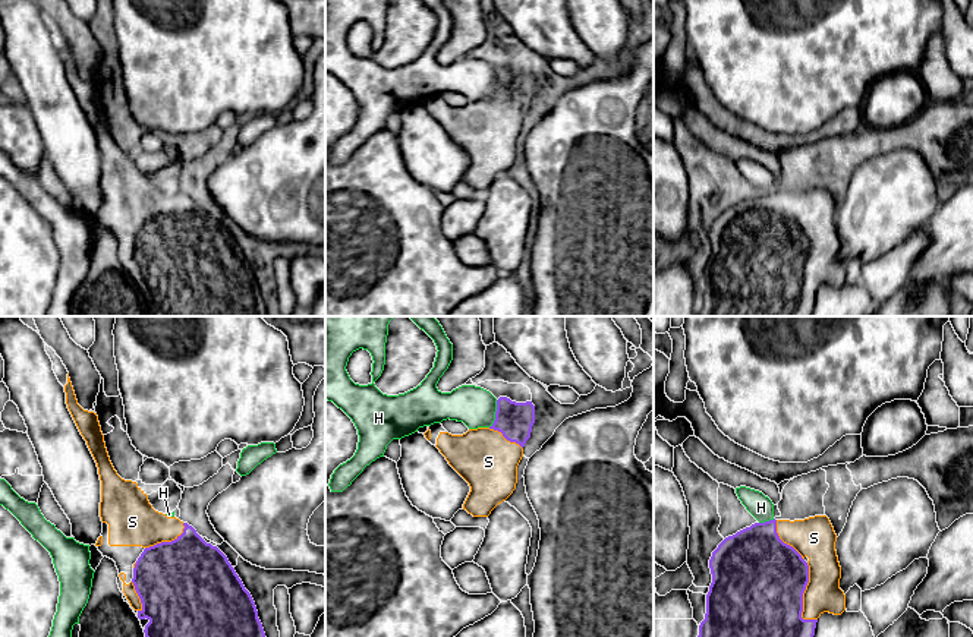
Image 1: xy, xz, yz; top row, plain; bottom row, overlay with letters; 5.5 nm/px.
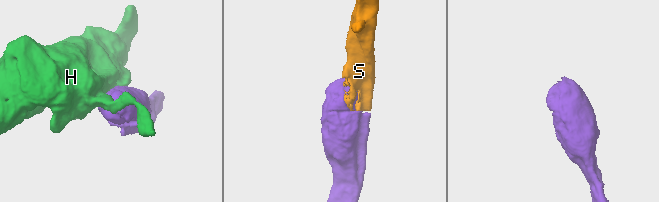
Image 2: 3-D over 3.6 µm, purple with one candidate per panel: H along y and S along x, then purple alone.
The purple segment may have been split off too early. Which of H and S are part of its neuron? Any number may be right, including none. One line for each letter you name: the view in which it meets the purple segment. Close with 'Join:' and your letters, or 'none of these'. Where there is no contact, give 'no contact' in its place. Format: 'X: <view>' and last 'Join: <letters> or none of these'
S: yz
Join: S

